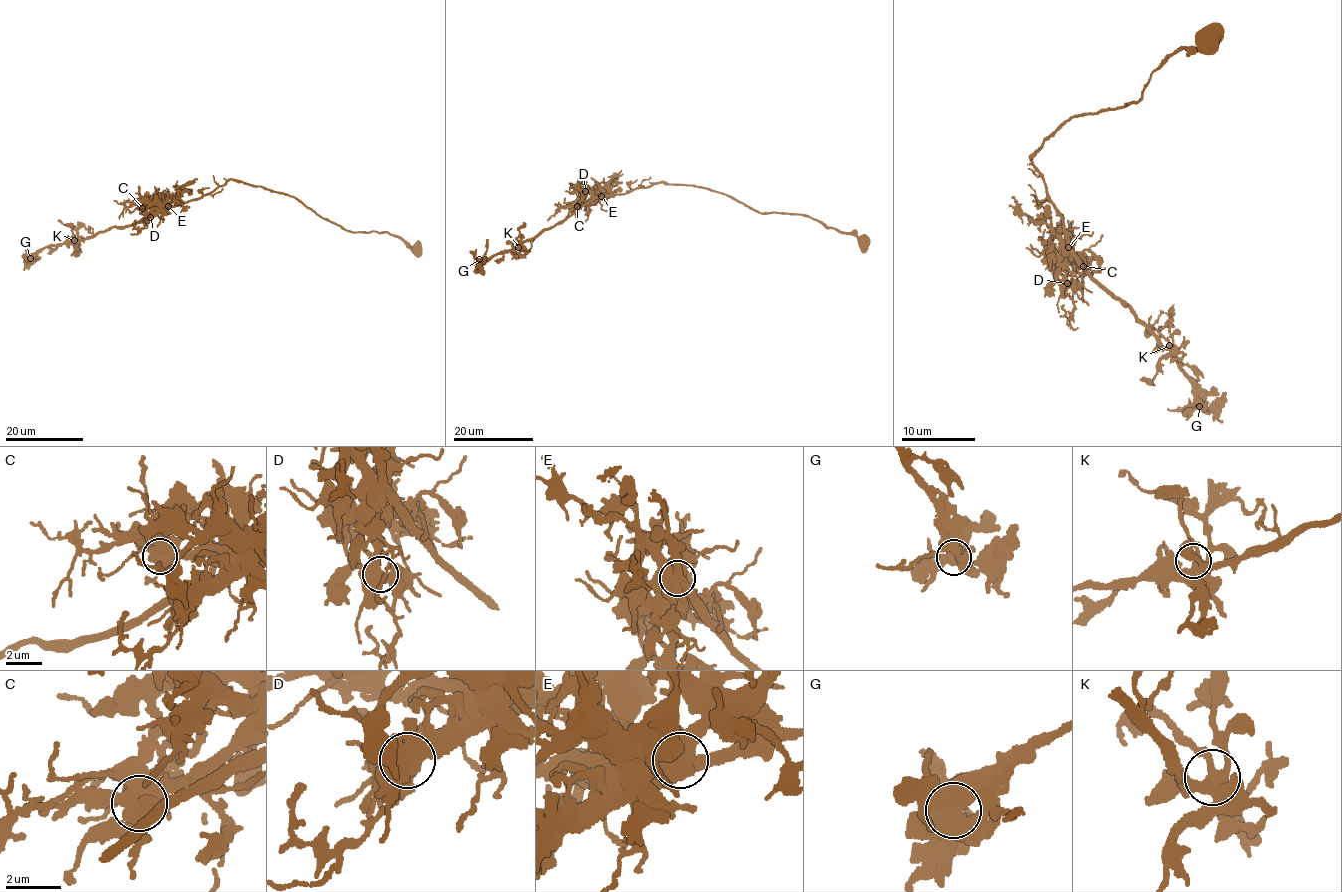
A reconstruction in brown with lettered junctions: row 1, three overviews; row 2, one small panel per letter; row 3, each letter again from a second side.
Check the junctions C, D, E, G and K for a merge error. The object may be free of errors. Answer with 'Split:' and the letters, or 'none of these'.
Split: none of these

